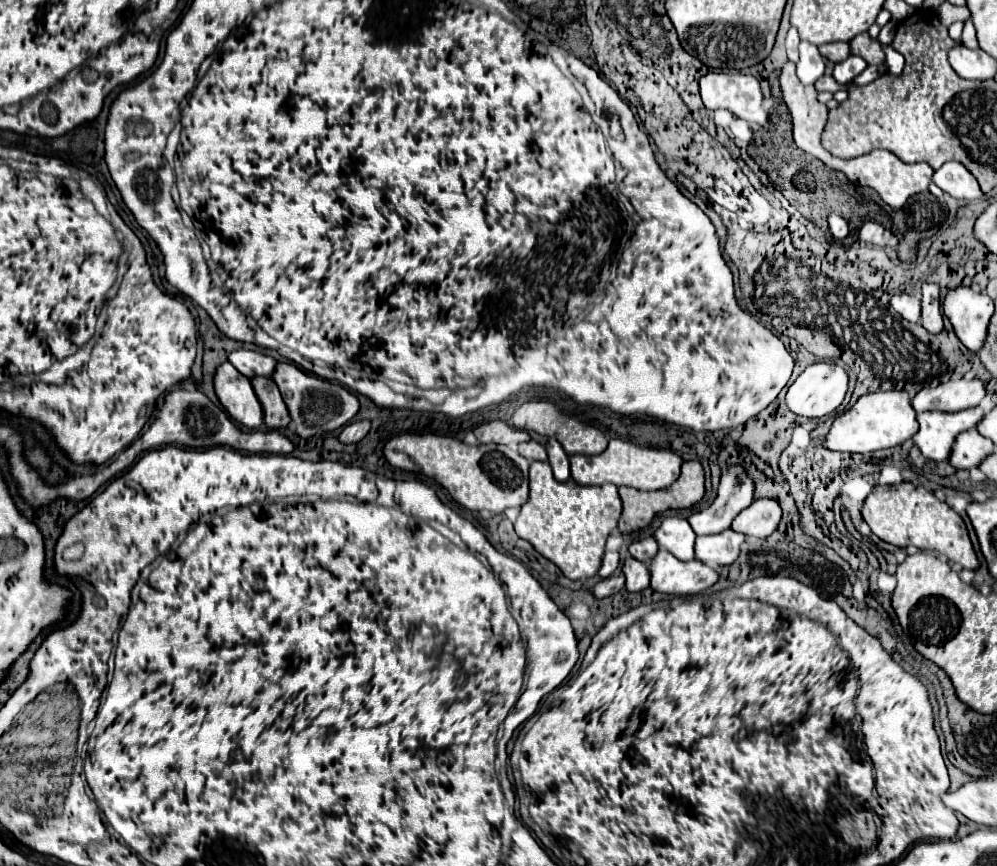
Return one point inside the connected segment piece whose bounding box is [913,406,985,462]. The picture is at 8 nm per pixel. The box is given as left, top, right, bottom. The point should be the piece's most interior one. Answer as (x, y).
(938, 431)

